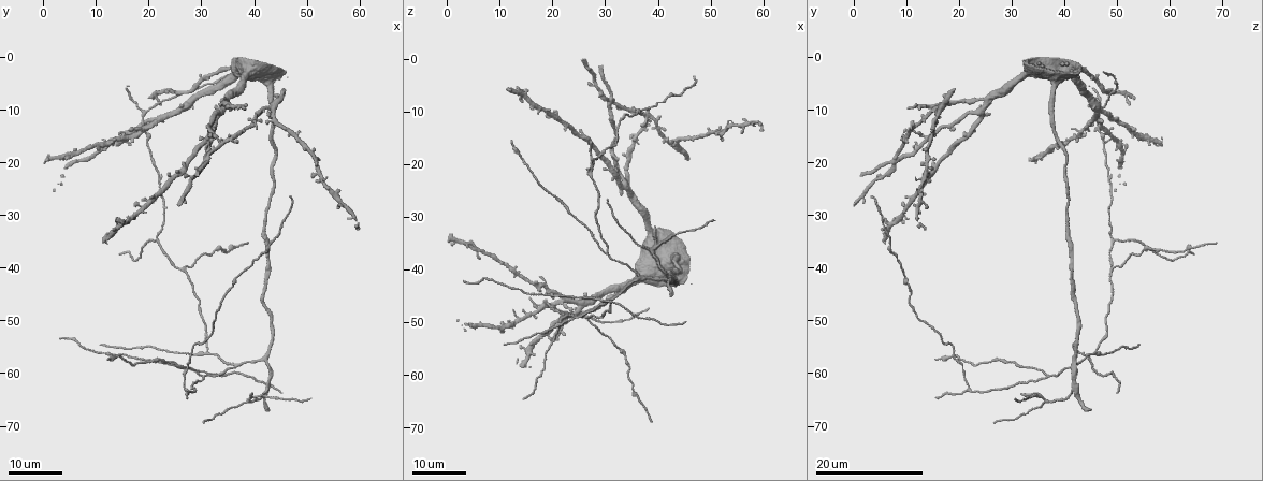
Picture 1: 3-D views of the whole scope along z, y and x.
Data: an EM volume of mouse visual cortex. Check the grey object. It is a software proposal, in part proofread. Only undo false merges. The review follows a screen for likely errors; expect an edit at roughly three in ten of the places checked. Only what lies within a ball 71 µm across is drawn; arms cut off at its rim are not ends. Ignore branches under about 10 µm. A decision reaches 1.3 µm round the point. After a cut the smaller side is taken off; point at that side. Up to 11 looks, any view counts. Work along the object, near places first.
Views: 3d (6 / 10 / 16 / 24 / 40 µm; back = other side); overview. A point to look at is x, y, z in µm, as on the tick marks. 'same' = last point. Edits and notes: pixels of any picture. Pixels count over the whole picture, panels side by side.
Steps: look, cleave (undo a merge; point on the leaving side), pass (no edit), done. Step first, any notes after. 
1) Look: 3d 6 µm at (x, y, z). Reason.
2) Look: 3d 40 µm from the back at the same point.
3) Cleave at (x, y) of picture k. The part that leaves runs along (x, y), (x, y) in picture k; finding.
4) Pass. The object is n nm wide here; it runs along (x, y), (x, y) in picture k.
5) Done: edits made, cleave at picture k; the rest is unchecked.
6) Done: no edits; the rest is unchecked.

Look: 3d 24 µm at (42.0, 57.5, 42.0). Three-way junction.

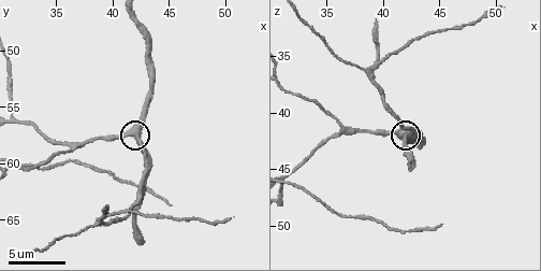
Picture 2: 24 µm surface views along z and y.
Look: 3d 6 µm at the same point.

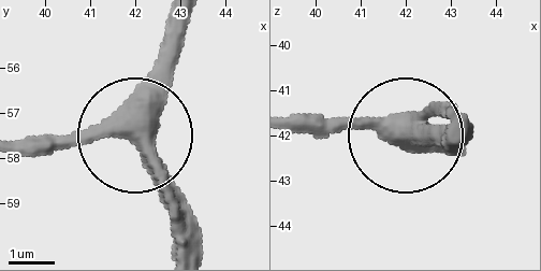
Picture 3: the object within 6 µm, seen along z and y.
Pass. The object is 430 nm wide here; continuous, no second neuron.

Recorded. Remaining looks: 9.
Look: 3d 10 µm at (38.6, 65.4, 36.0). A fork.

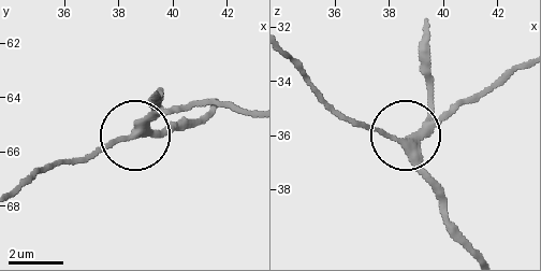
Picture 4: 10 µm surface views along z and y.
Pass. It runs along (477, 248), (448, 214), (440, 186), (408, 140), (450, 105) in picture 4; all the same neuron.

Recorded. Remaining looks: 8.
Look: 3d 16 µm at (26.0, 40.5, 48.5). Thin arm on a thick one.

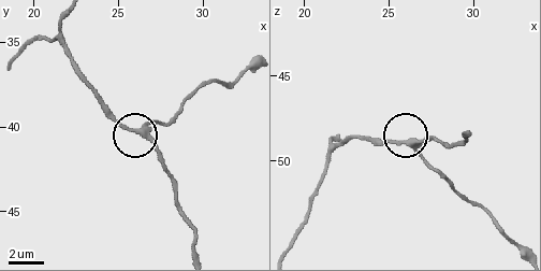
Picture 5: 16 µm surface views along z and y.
Look: 3d 6 µm at (26.4, 40.4, 48.7).

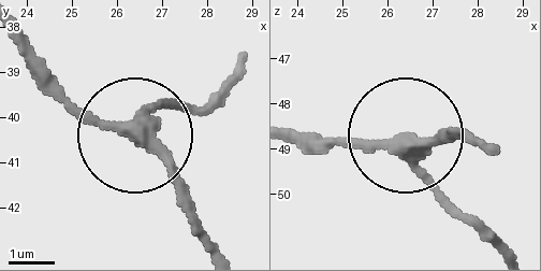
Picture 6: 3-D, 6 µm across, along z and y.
Pass. The object is 270 nm wide here; all the same neuron.

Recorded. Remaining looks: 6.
Look: 3d 16 µm at (31.0, 56.5, 45.5). A fork.

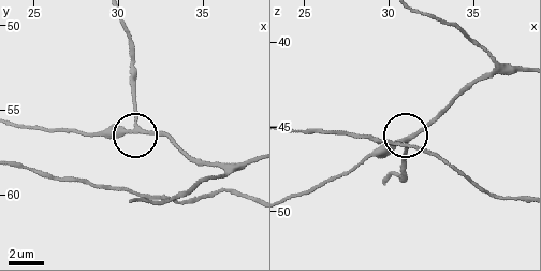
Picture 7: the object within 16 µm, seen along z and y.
Look: 3d 6 µm at (31.1, 56.0, 45.8).

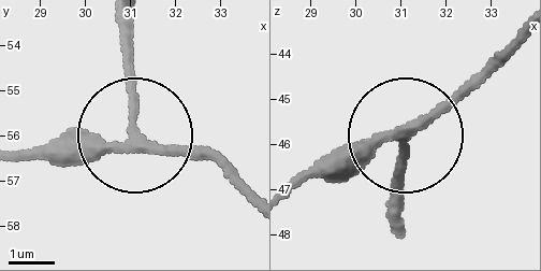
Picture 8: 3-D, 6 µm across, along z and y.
Pass. The object is 220 nm wide here; it runs along (250, 196), (216, 165), (123, 138), (34, 150) in picture 8; continuous, no second neuron.

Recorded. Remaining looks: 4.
Look: 3d 16 µm at (31.0, 19.0, 8.0).

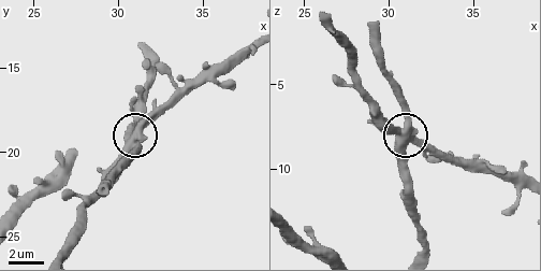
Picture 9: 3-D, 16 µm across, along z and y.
Look: 3d 10 µm at the same point.

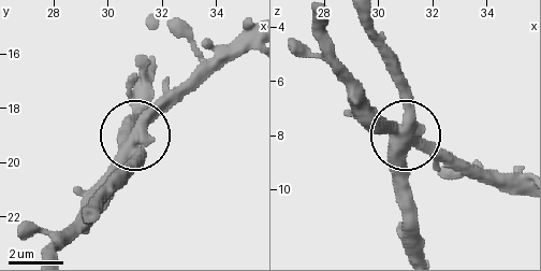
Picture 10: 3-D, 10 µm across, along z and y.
Look: 3d 10 µm from the back at the same point.

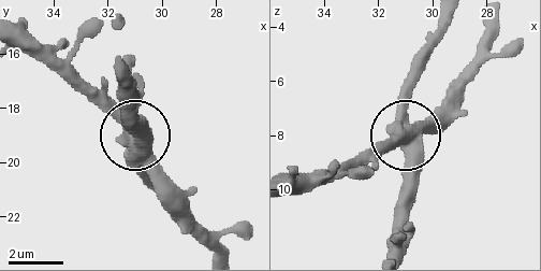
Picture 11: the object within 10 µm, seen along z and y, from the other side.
Pass. The side arm is 13 µm long; it runs along (389, 252), (409, 182), (405, 133), (455, 122) in picture 11; one neuron here.

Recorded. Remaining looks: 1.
Done: no edits; the rest is unchecked.

